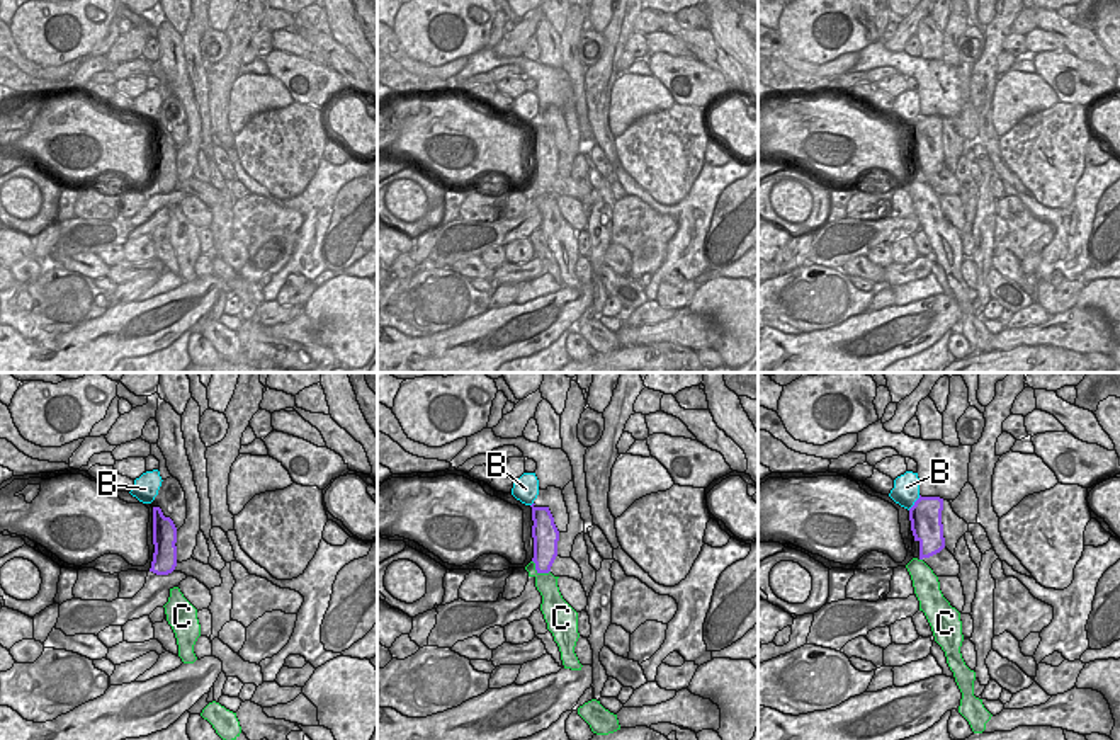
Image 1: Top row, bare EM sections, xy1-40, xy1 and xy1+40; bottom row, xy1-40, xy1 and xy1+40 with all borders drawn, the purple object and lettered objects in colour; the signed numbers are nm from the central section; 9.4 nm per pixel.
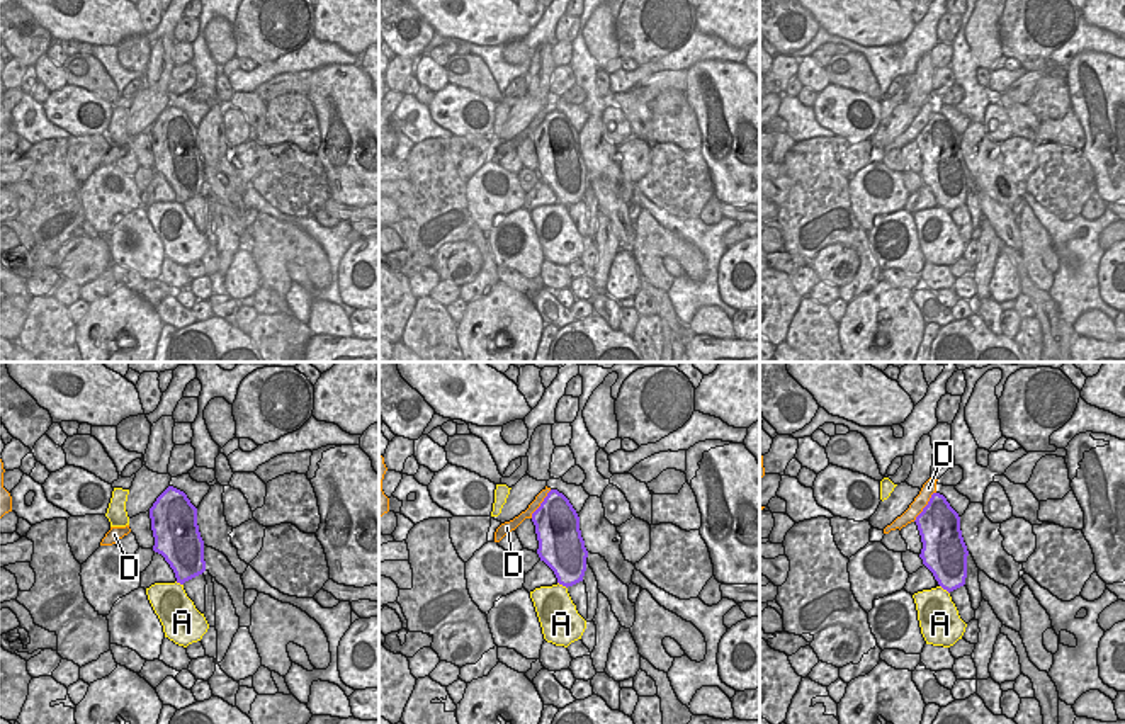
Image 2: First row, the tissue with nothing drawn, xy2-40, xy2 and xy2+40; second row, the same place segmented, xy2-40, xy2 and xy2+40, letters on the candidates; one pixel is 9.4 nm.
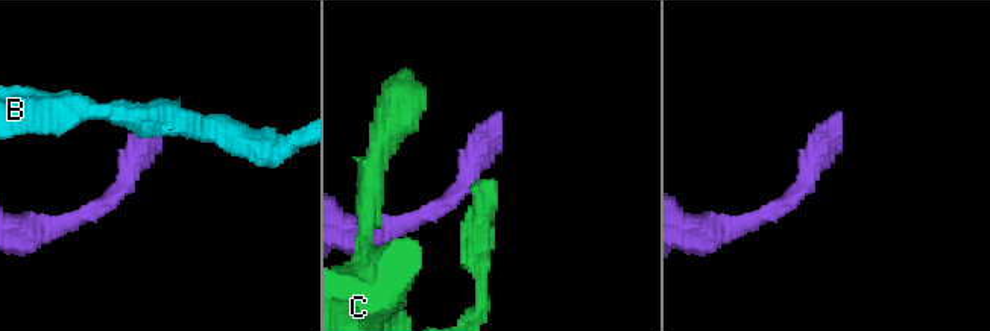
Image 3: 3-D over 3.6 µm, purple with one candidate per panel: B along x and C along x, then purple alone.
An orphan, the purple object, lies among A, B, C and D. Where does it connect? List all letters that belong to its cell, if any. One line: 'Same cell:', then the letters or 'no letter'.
Same cell: A.

